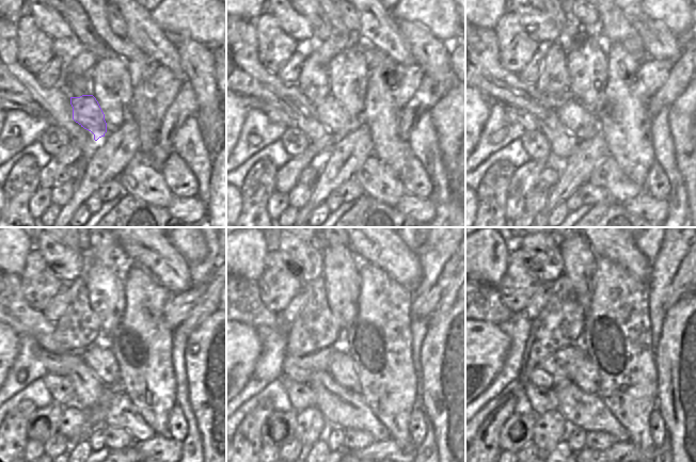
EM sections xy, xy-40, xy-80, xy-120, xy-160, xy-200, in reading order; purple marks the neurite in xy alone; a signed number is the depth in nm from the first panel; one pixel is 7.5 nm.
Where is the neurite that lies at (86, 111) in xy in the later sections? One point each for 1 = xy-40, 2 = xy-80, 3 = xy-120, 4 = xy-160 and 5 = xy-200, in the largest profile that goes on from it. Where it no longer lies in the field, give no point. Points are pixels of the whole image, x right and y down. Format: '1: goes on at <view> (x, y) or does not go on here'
1: goes on at xy-40 (331, 113)
2: goes on at xy-80 (579, 120)
3: goes on at xy-120 (100, 359)
4: goes on at xy-160 (342, 368)
5: goes on at xy-200 (586, 376)

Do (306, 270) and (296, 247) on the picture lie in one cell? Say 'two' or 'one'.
one

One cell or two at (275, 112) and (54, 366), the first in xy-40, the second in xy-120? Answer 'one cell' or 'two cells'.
one cell

